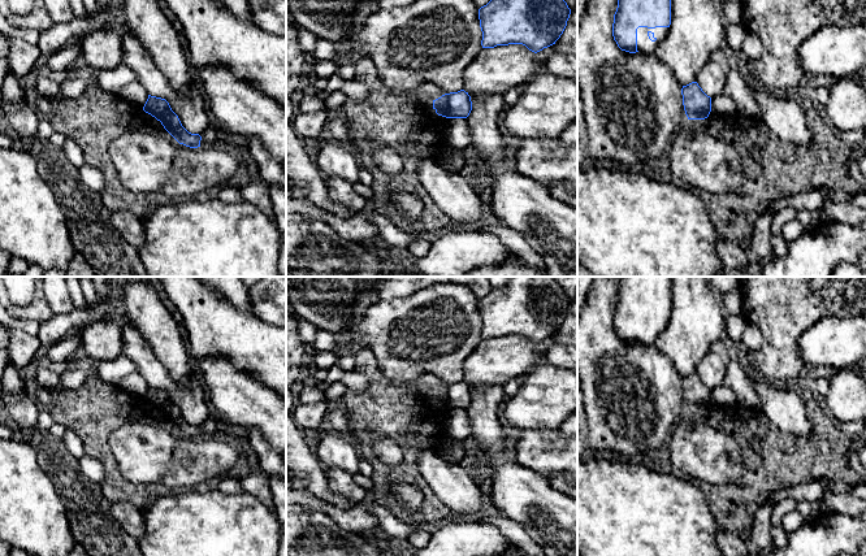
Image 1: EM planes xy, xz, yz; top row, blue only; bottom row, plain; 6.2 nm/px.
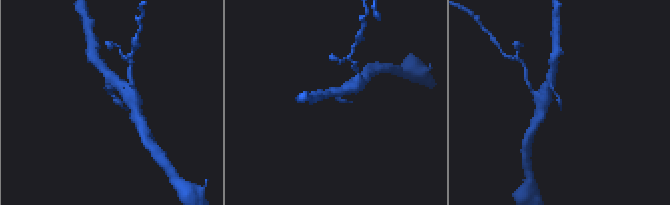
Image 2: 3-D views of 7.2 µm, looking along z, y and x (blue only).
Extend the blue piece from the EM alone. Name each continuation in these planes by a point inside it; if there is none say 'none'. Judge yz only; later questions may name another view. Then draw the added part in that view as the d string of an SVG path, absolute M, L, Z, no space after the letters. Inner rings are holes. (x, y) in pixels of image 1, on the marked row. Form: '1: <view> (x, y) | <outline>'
1: yz (645, 46) | M638 27L637 29L637 51L641 55L654 53L657 45L666 38L668 27Z

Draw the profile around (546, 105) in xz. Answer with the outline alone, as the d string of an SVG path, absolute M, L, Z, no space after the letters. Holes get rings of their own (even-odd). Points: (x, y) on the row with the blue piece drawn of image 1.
M523 44L482 48L466 68L463 90L472 97L503 95L511 87L521 88L516 104L502 116L511 142L558 138L566 127L577 120L577 82L545 71L536 53Z

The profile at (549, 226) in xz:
M471 96L471 101L472 110L466 118L472 136L469 153L479 160L482 181L488 184L485 207L546 260L547 277L577 277L577 208L557 200L546 187L514 169L511 142L498 129L505 109L503 96Z

